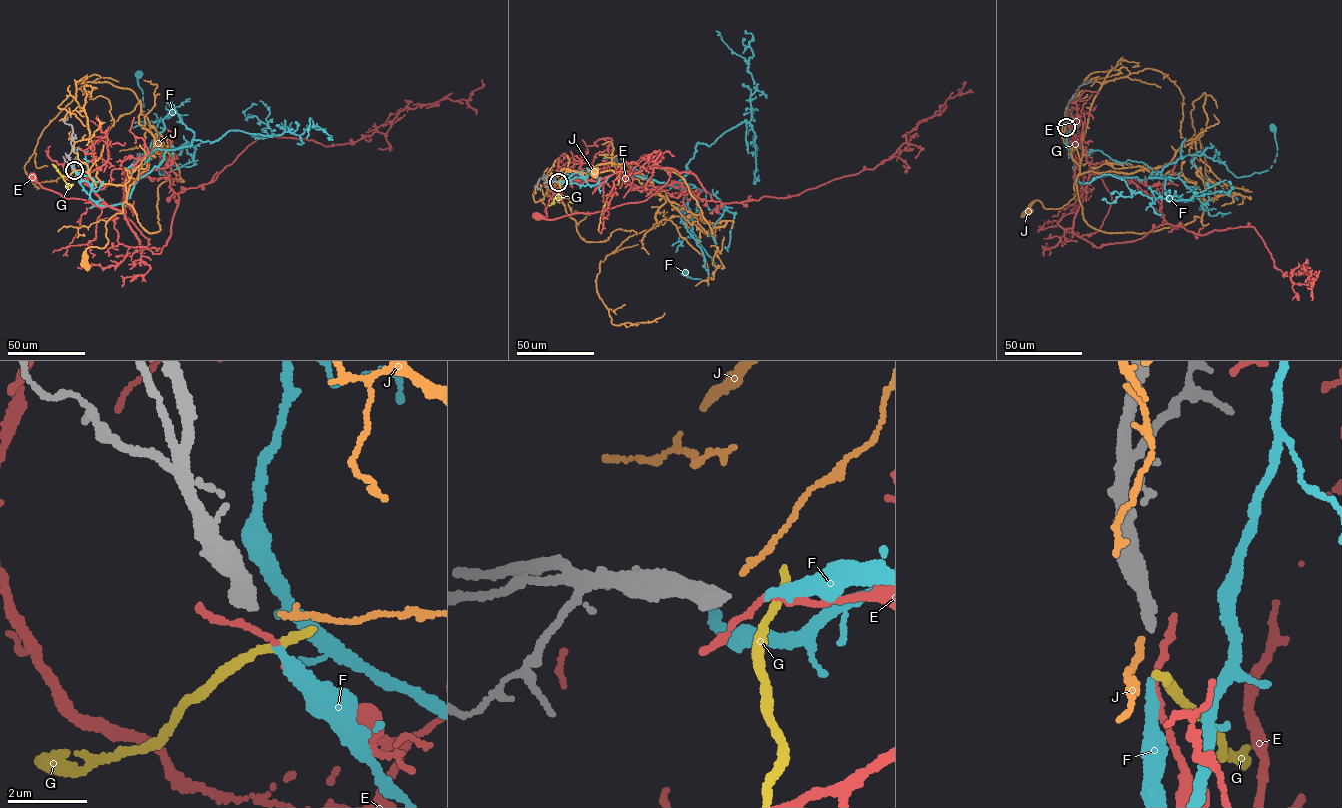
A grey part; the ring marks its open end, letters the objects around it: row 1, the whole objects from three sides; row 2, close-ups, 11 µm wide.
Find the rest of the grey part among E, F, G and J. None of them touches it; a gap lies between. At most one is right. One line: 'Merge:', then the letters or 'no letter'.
Merge: no letter

